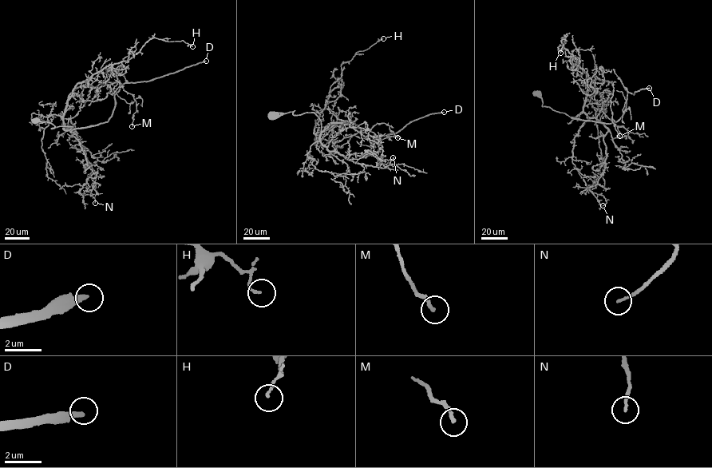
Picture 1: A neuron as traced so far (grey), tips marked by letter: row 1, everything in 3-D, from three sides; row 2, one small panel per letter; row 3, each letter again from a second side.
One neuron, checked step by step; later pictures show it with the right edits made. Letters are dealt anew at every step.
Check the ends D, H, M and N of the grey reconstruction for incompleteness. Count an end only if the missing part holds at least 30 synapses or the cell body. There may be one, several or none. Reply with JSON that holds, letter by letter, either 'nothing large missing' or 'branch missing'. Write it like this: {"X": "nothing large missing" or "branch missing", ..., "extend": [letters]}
{"D": "branch missing", "H": "nothing large missing", "M": "nothing large missing", "N": "nothing large missing", "extend": ["D"]}

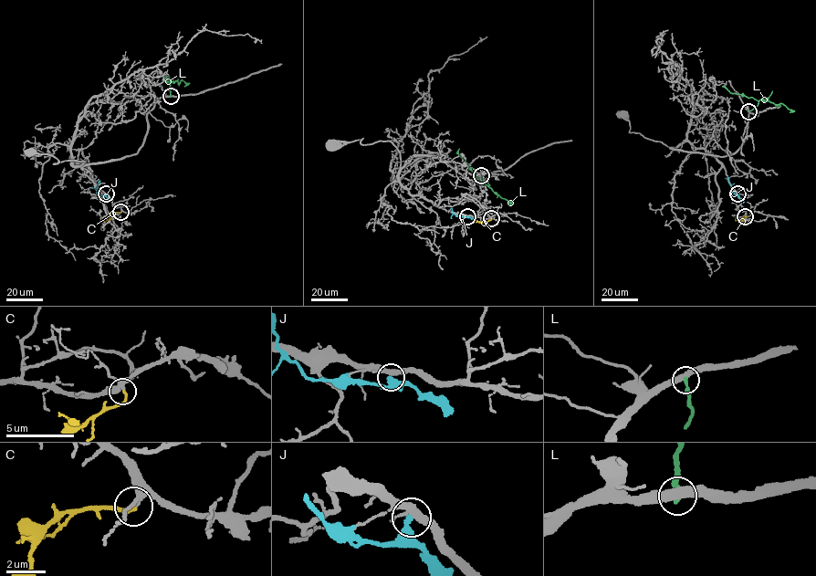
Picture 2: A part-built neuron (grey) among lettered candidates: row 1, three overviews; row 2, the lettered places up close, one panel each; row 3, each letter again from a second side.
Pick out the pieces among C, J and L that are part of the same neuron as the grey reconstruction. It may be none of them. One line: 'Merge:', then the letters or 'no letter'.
Merge: C

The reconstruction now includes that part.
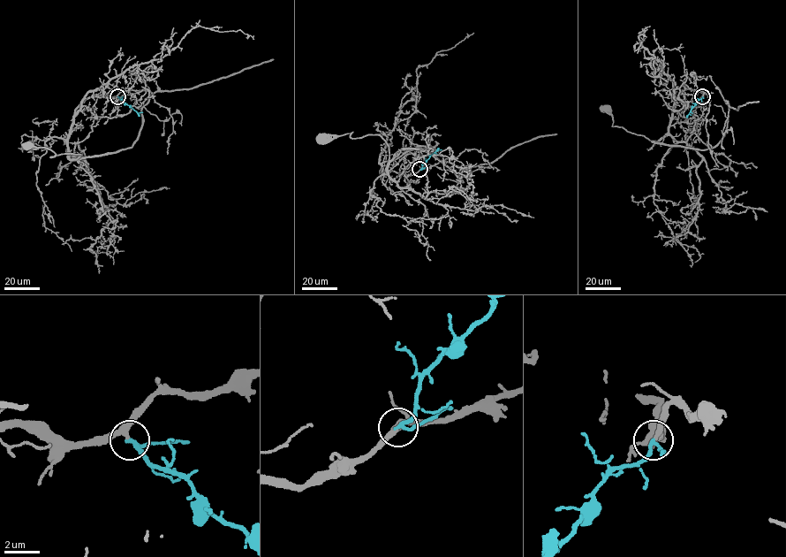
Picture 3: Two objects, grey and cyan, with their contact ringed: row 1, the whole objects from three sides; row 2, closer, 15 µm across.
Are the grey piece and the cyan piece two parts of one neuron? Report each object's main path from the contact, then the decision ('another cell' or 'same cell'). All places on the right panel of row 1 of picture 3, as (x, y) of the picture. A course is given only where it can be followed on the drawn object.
grey runs (702, 96), (701, 92), (683, 89), (677, 98), (668, 132), (657, 141), (612, 126), (612, 116), (605, 108); cyan runs (702, 96), (691, 107), (691, 115); same cell

